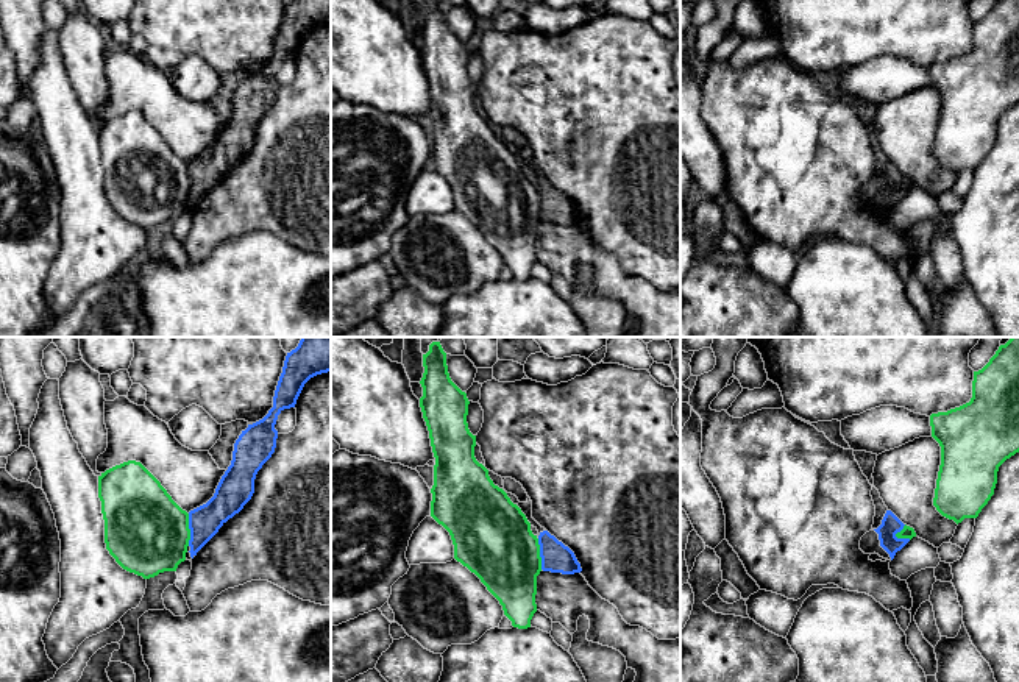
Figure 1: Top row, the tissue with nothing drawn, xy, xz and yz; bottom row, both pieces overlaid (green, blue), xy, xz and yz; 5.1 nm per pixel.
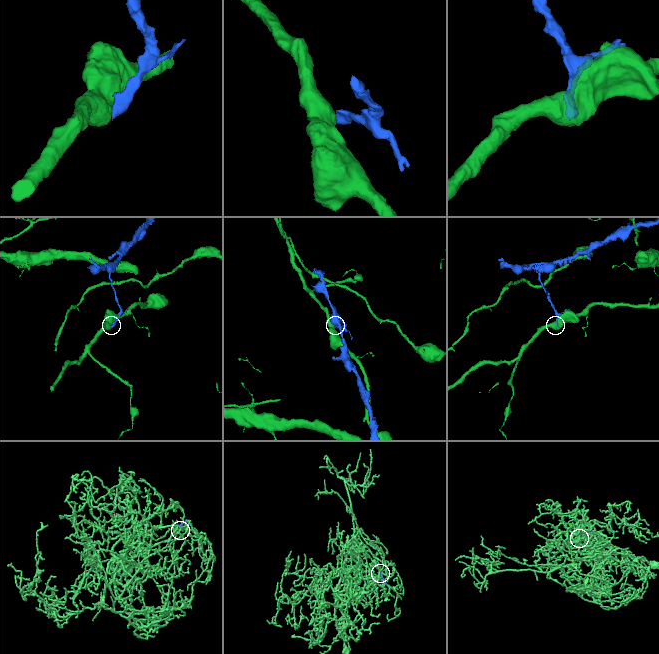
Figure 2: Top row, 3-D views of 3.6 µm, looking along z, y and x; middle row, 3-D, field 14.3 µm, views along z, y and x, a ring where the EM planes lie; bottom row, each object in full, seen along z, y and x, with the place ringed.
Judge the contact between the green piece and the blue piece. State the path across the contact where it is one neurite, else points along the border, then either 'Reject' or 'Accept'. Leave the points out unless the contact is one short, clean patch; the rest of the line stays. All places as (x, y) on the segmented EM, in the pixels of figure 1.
Boundary: xy (188, 514), (189, 545). Reject

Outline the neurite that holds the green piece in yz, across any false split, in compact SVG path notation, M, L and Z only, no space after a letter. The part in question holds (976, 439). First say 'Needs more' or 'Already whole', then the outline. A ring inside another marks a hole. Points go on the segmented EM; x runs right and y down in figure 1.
Already whole. M1019 337L1000 345L989 362L974 371L971 401L932 414L930 426L941 446L933 506L957 524L977 518L994 495L999 467L1019 453Z

